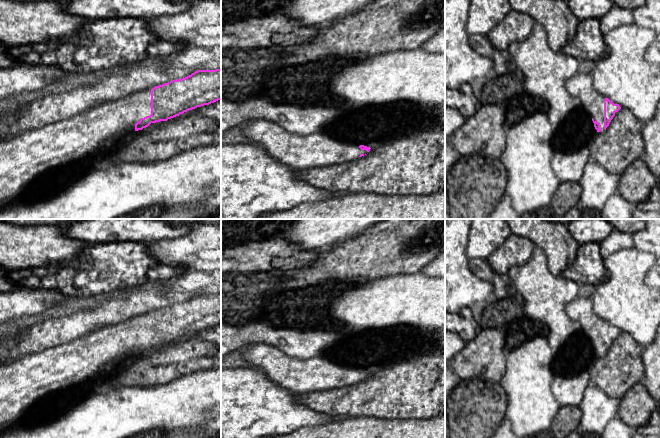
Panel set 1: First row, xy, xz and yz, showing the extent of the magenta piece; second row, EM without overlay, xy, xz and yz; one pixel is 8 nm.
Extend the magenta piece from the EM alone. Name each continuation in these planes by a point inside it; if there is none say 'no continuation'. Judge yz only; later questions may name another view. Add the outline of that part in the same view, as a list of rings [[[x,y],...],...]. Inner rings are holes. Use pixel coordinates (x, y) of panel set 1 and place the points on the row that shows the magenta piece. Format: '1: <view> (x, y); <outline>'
1: yz (581, 86); [[[577,73],[565,87],[572,96],[580,100],[590,117],[600,123],[600,131],[603,132],[605,96],[595,90],[591,73]]]

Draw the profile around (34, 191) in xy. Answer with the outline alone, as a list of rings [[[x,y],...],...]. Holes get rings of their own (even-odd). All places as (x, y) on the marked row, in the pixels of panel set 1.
[[[50,170],[40,178],[30,183],[27,188],[12,201],[28,203],[32,200],[45,199],[54,194],[55,189],[50,187],[50,182],[55,178],[56,171]]]

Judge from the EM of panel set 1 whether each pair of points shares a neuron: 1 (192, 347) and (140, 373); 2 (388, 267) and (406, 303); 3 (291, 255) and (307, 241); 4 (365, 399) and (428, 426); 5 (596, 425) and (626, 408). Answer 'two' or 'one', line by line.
1: one
2: two
3: two
4: two
5: two

